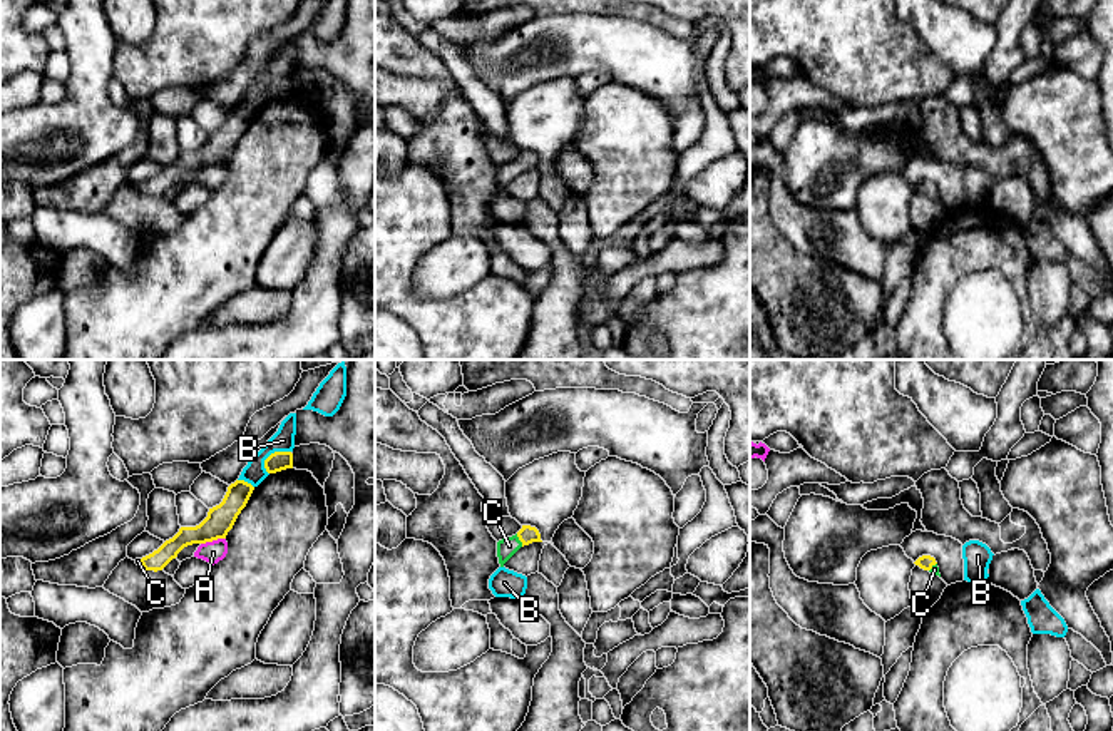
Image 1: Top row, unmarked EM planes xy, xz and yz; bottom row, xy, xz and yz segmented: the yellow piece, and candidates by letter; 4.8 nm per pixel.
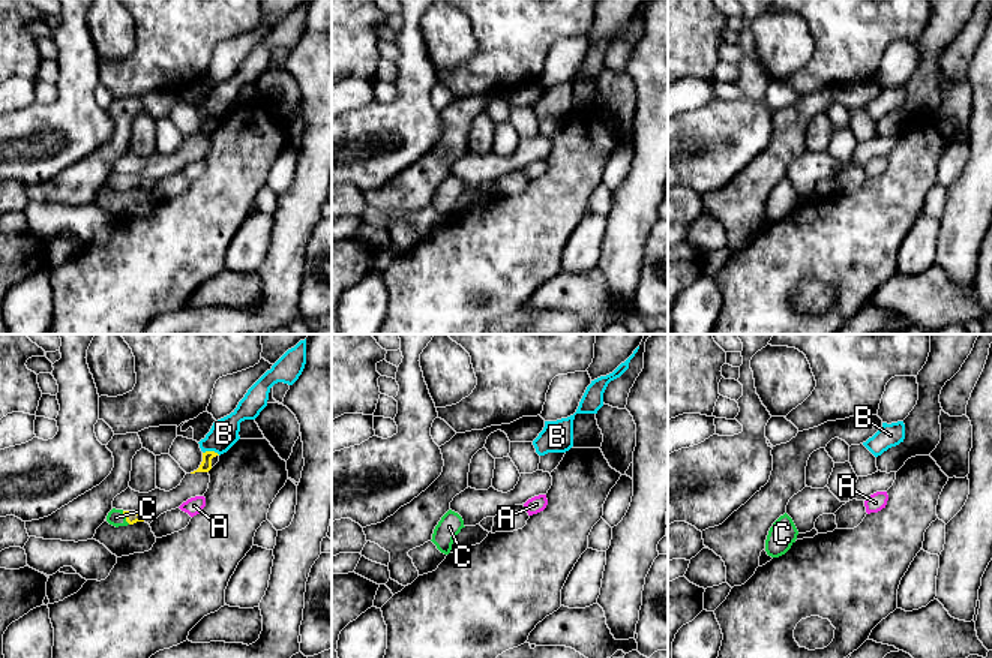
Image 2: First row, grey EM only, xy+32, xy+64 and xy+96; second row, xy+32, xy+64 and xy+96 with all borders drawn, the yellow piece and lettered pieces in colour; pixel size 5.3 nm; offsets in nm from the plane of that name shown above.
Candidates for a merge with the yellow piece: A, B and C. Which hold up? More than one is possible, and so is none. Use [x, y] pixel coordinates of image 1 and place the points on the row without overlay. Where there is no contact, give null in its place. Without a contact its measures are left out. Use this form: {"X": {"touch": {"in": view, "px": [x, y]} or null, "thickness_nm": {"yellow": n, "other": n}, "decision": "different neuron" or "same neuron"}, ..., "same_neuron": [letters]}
{"A": {"touch": {"in": "xy", "px": [213, 164]}, "thickness_nm": {"yellow": 140, "other": 100}, "decision": "different neuron"}, "B": {"touch": {"in": "xy", "px": [271, 79]}, "thickness_nm": {"yellow": 100, "other": 110}, "decision": "different neuron"}, "C": {"touch": {"in": "xz", "px": [519, 164]}, "thickness_nm": {"yellow": 90, "other": 90}, "decision": "same neuron"}, "same_neuron": ["C"]}

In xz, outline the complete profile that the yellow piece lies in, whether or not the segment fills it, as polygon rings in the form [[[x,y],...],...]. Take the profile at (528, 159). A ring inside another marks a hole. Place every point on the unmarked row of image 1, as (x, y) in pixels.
[[[522,151],[522,154],[507,164],[502,164],[497,167],[497,182],[500,192],[524,171],[529,171],[532,167],[542,167],[541,159],[536,152]]]

